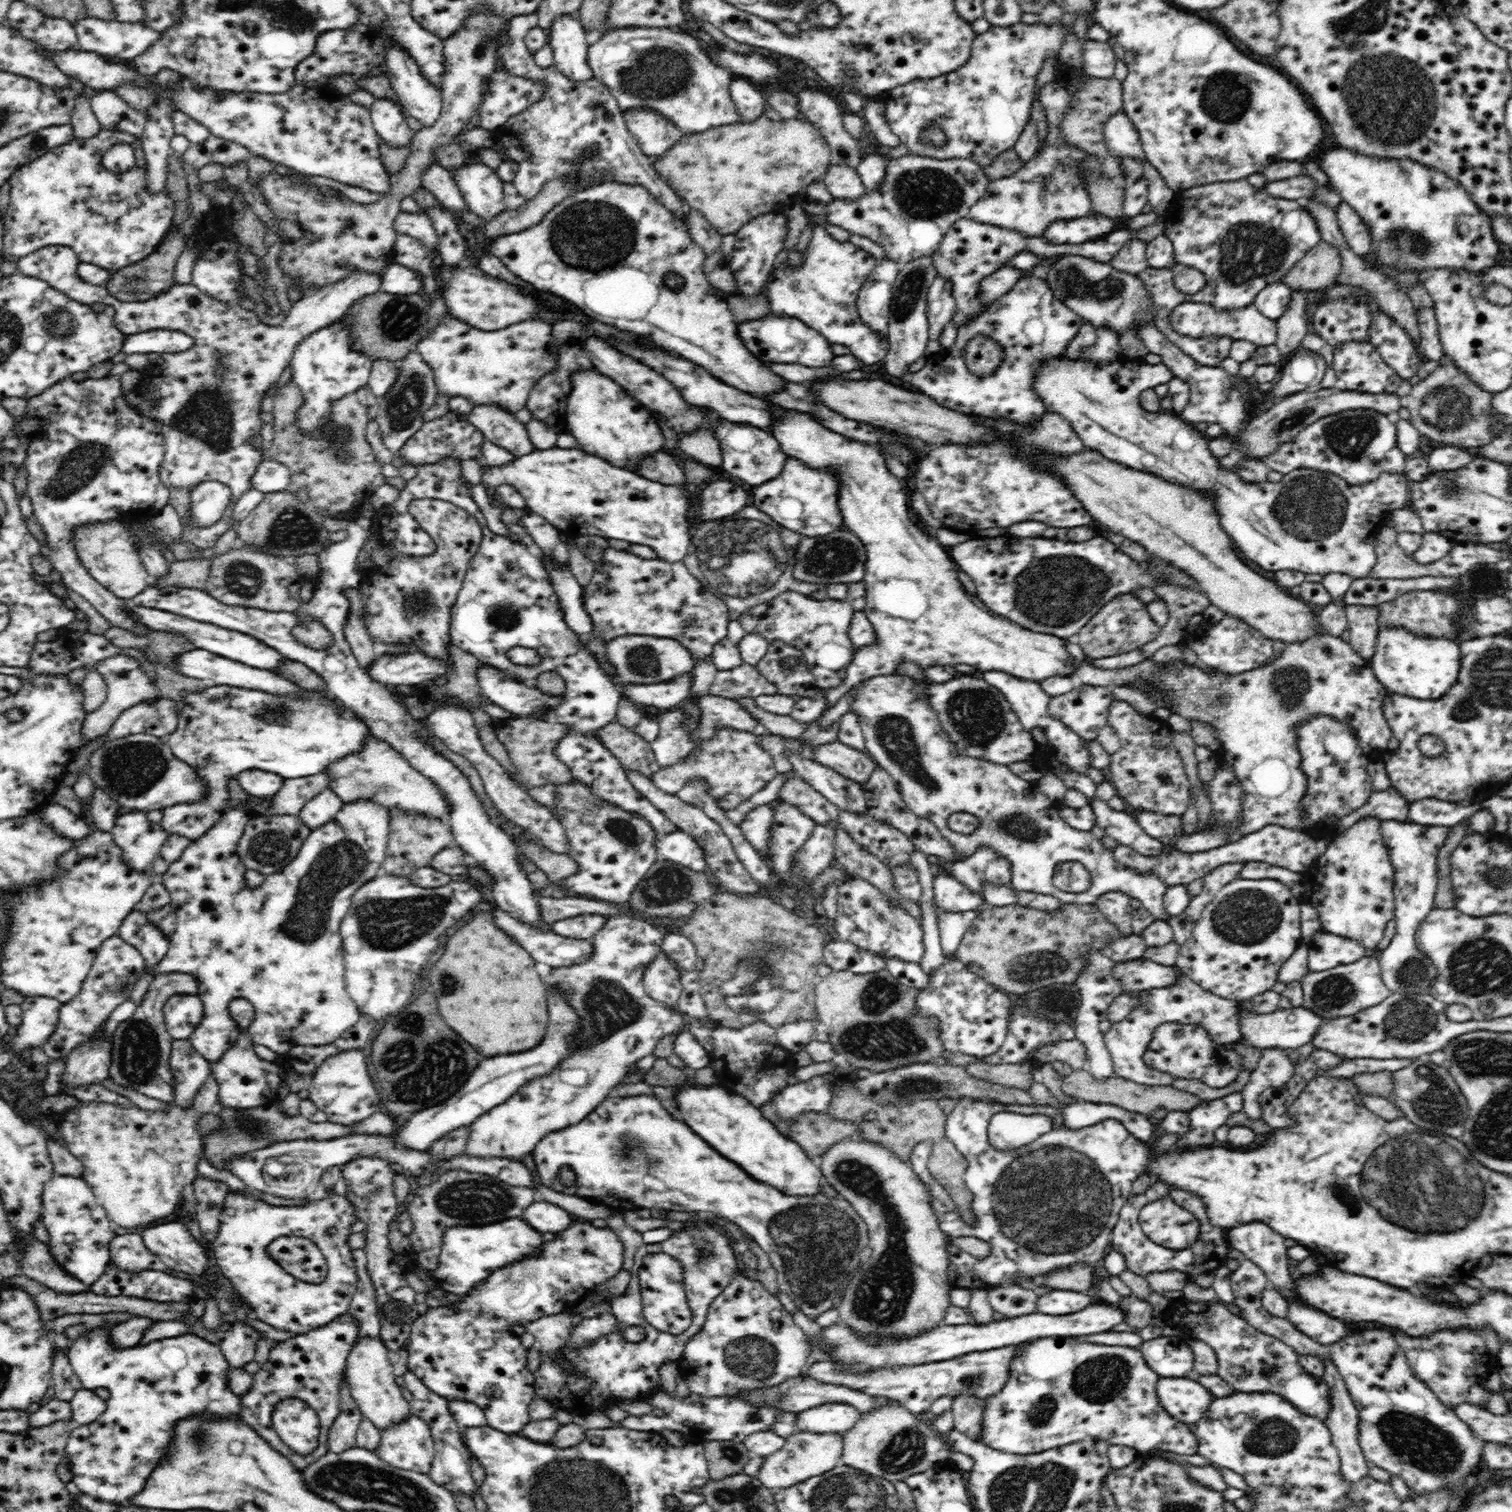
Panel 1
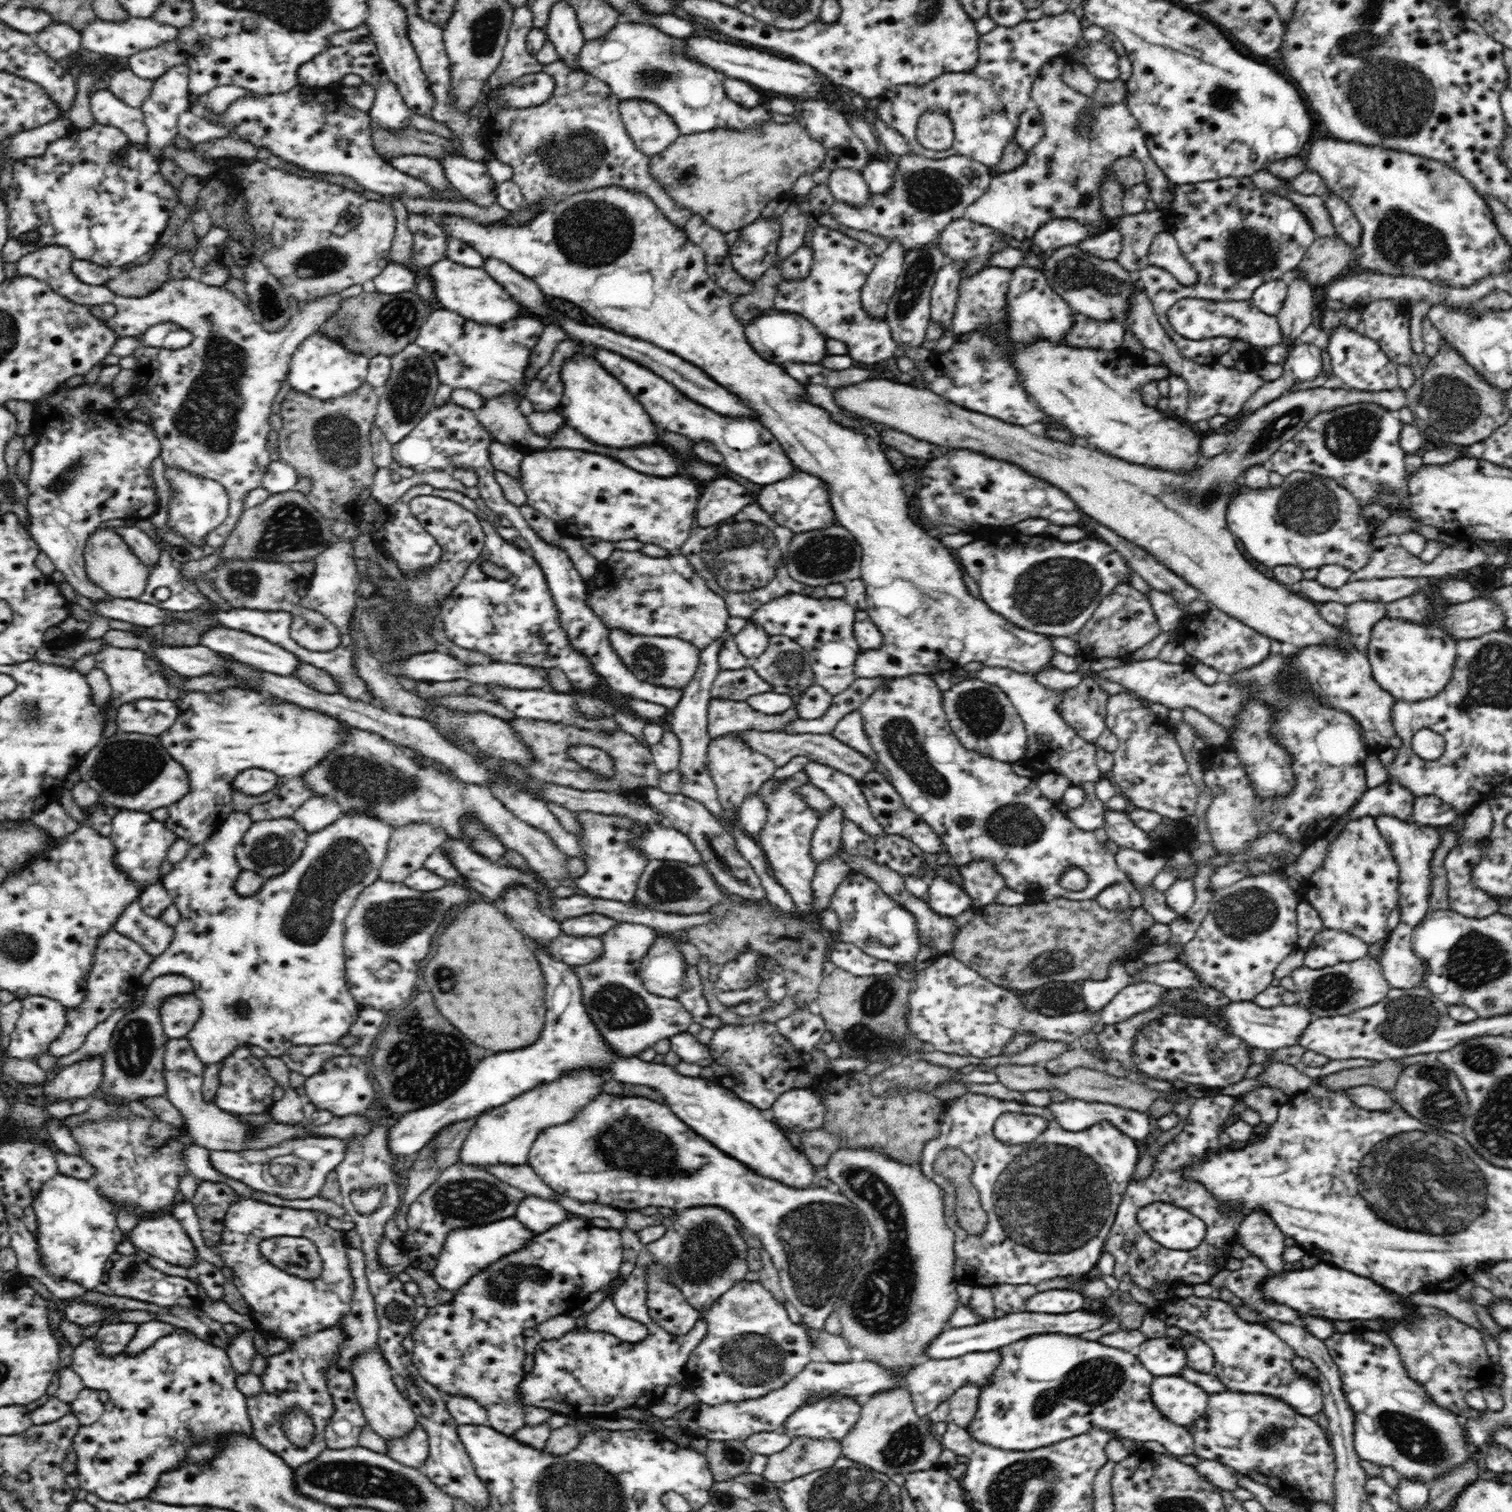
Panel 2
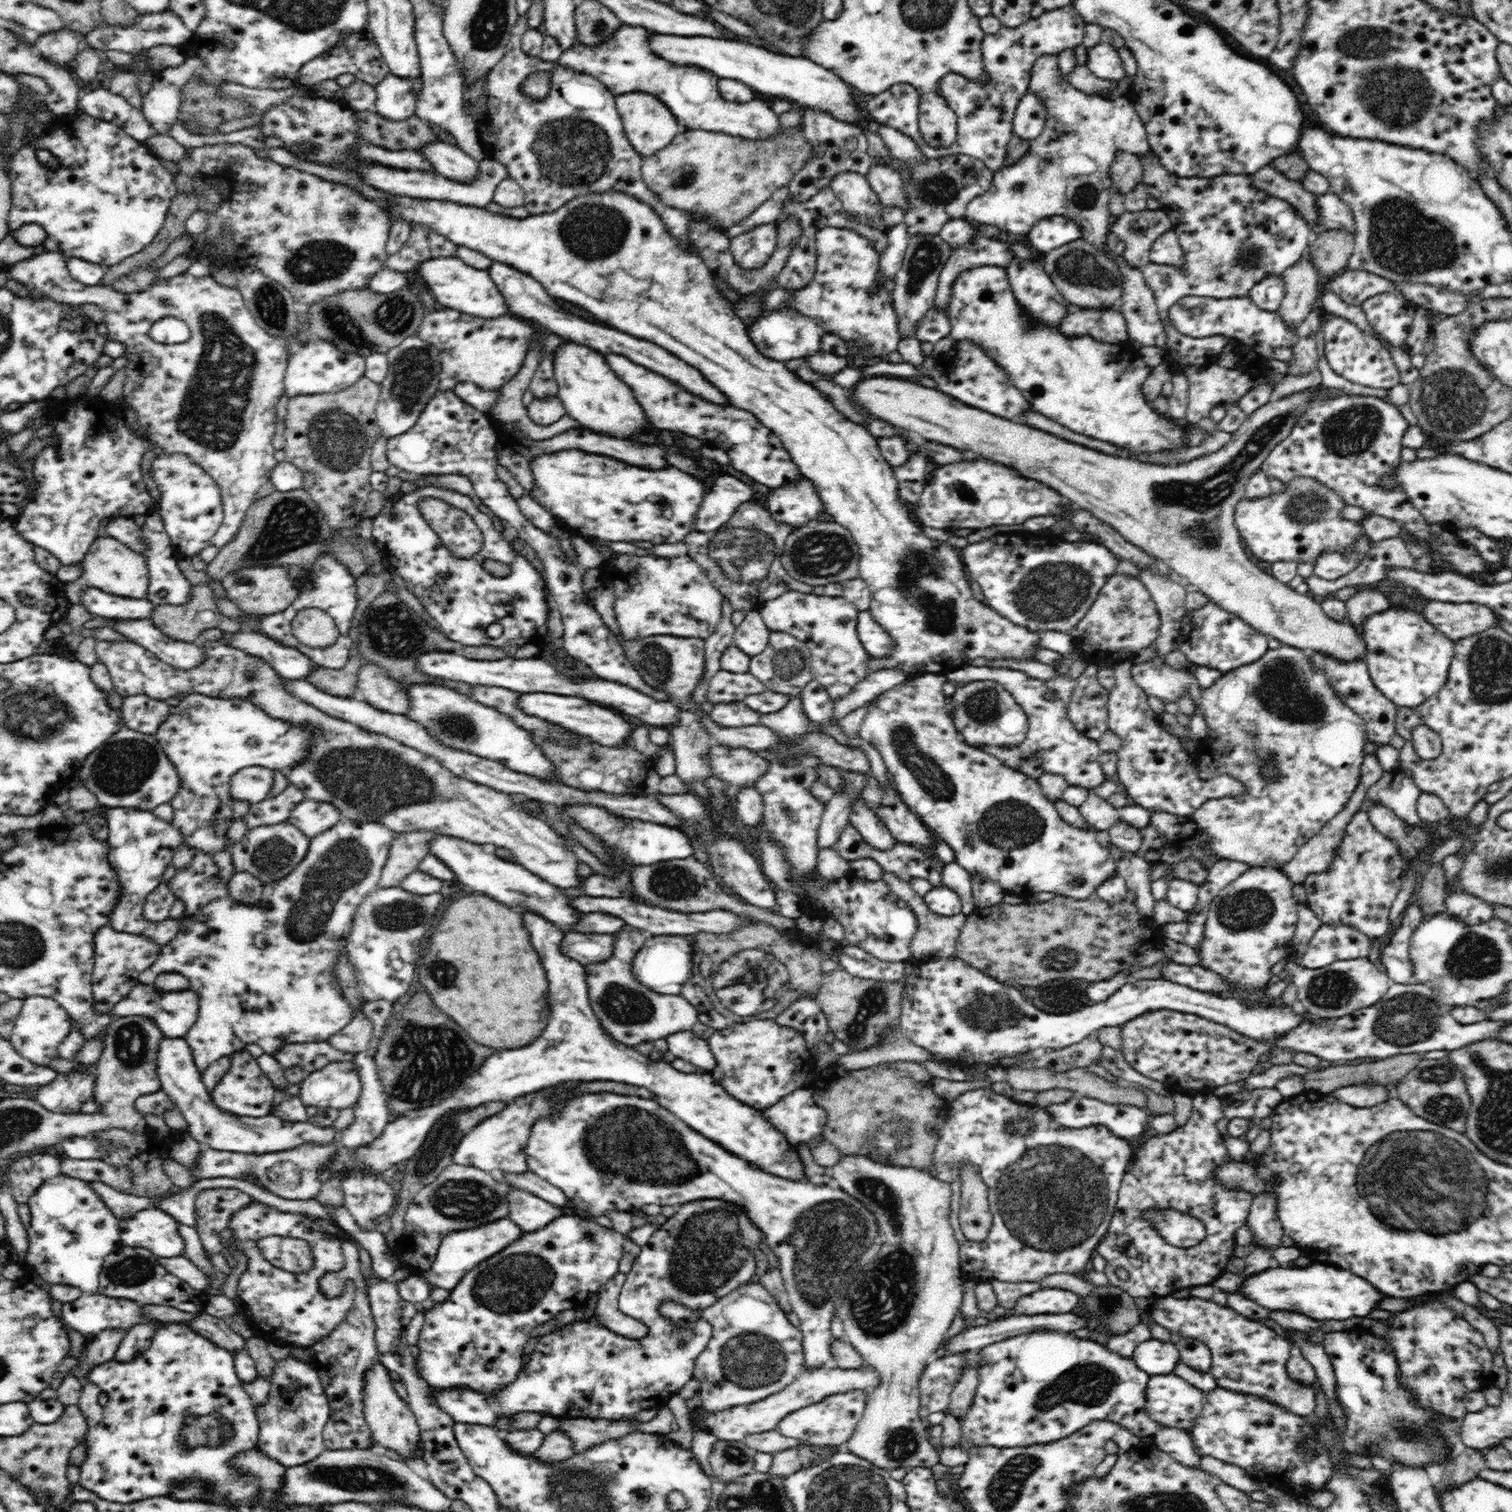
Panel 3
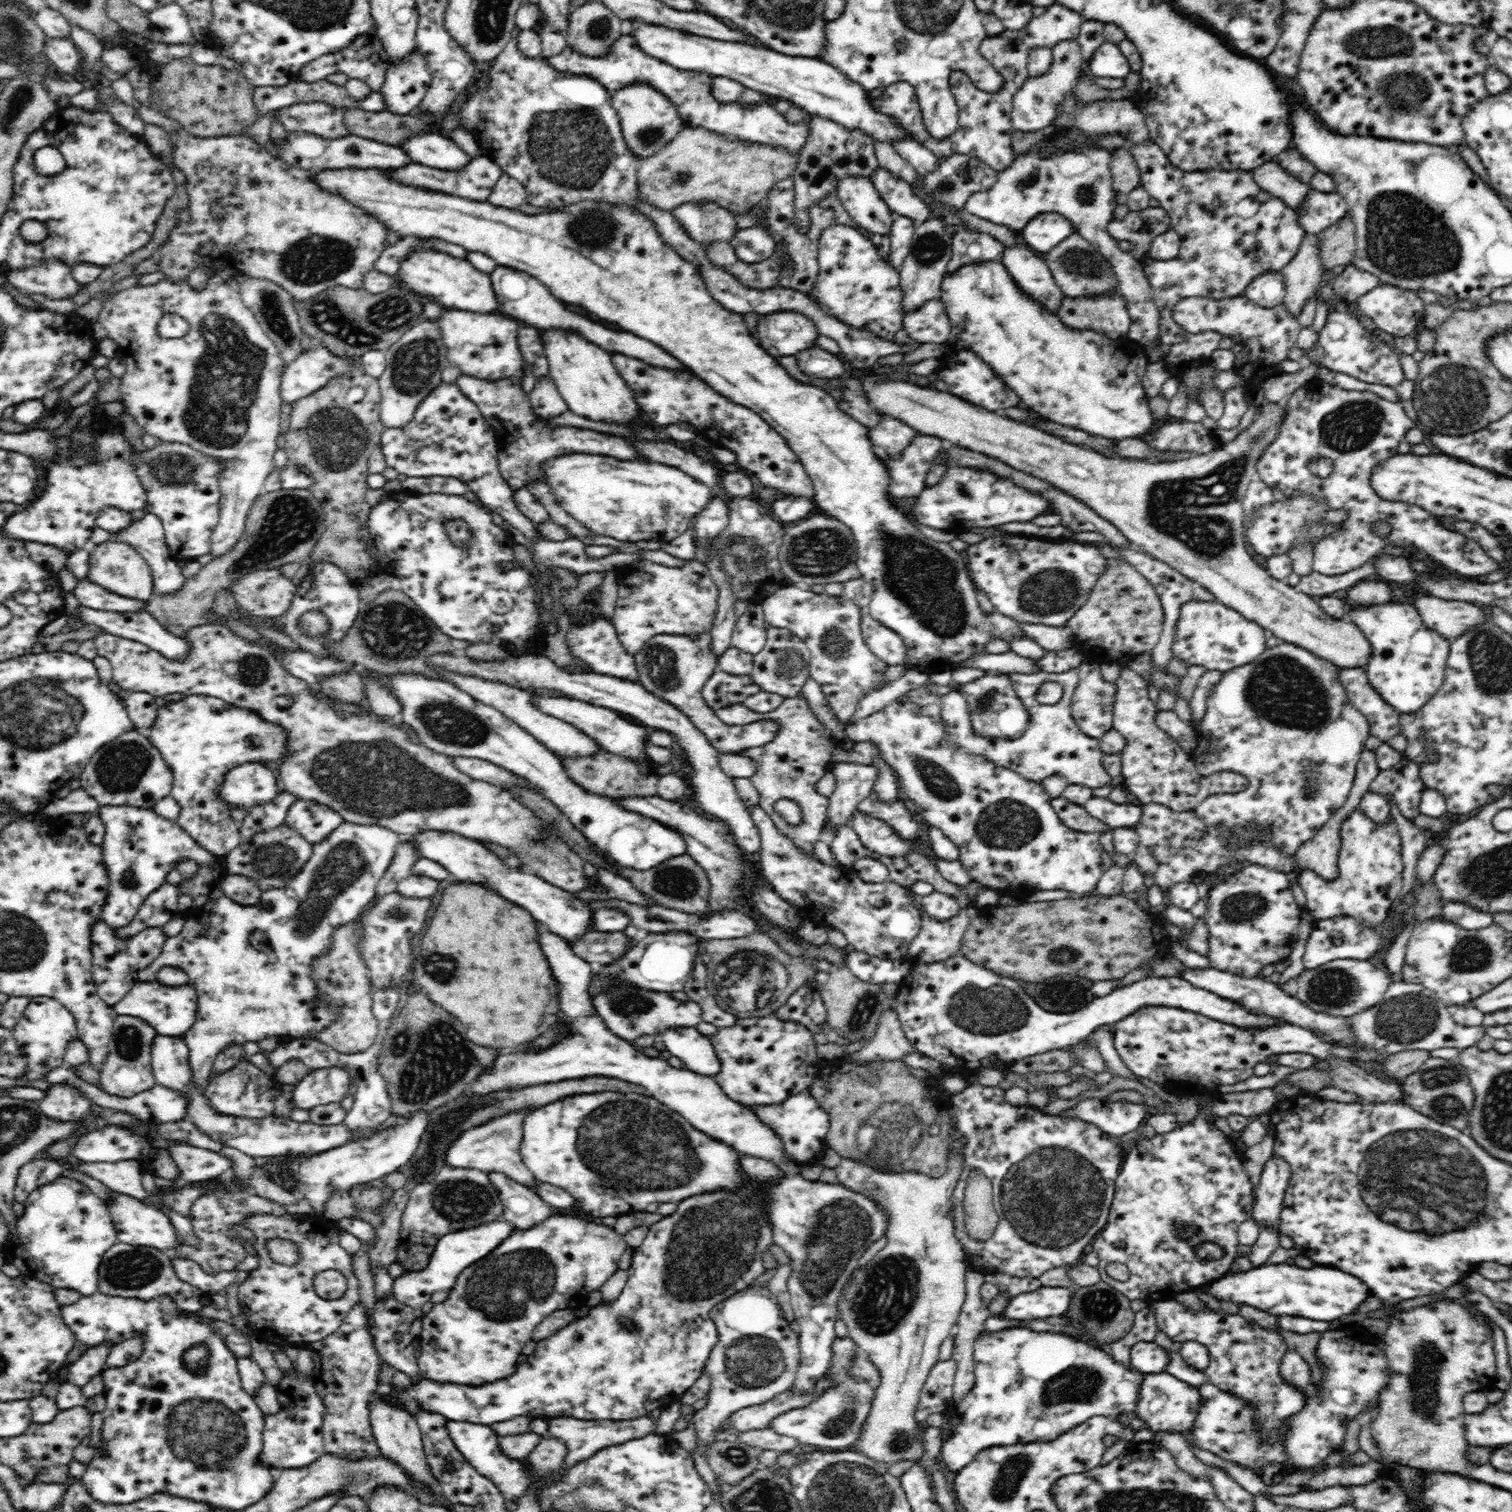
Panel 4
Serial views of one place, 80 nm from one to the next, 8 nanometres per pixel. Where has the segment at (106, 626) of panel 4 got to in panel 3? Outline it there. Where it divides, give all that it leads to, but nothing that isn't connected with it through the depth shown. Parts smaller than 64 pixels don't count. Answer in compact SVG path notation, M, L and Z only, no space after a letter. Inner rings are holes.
M114 619L114 622L114 630L176 669L192 670L205 661L206 653L200 644L174 640L158 630L150 619Z

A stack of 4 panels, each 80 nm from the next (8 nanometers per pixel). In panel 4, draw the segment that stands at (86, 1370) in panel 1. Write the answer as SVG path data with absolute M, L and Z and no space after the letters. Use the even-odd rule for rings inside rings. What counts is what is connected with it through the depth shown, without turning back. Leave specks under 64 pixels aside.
M100 1292L81 1295L78 1302L61 1305L64 1322L78 1342L86 1346L96 1346L100 1342L115 1345L130 1338L134 1332L143 1332L145 1336L144 1350L136 1362L118 1368L104 1366L100 1370L105 1383L102 1395L107 1399L106 1409L102 1411L101 1442L95 1448L95 1456L85 1464L80 1482L92 1498L106 1504L128 1504L151 1494L171 1494L206 1502L220 1509L241 1511L262 1500L275 1483L272 1470L256 1465L263 1448L264 1415L255 1404L254 1397L243 1390L238 1361L224 1345L224 1339L208 1329L206 1319L188 1312L178 1315L176 1308L176 1303L164 1295L143 1301ZM194 1347L208 1349L208 1364L202 1370L192 1370L185 1363L184 1353ZM202 1452L220 1452L220 1456L228 1456L230 1460L204 1456L204 1464L198 1466L196 1462L200 1462Z

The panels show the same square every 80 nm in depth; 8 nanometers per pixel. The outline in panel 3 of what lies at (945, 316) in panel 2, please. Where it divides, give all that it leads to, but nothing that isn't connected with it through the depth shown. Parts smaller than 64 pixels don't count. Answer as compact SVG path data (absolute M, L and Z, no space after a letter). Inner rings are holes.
M978 237L973 243L968 243L961 249L954 249L940 270L934 308L942 311L944 316L948 316L947 308L953 296L952 285L962 271L979 266L1006 268L1012 259L1016 257L1010 245L995 238Z

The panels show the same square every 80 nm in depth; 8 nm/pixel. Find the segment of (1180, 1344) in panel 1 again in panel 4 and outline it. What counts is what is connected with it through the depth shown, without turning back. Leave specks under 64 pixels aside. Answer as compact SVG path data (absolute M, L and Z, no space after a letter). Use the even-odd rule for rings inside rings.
M1155 1340L1136 1343L1130 1349L1130 1356L1130 1365L1144 1375L1164 1372L1170 1360L1169 1351Z

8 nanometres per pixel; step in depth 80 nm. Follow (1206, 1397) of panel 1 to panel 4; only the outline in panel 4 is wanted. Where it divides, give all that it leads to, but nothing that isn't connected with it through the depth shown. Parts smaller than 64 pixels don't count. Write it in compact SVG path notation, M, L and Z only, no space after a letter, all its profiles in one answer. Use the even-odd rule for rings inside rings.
M1168 1372L1146 1374L1140 1400L1138 1400L1138 1417L1148 1423L1155 1432L1183 1432L1191 1430L1200 1411L1201 1397L1198 1387L1191 1386Z

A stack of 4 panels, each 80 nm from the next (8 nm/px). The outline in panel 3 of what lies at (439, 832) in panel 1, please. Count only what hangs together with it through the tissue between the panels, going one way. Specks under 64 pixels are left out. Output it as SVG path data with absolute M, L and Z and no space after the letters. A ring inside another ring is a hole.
M431 830L396 833L390 842L379 886L399 886L409 874L416 871L420 861L430 853L429 846L436 835L440 834Z

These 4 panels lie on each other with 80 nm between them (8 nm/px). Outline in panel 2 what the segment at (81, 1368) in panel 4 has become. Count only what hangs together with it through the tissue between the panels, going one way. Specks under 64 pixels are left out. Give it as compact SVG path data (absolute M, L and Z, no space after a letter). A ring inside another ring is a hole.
M123 1322L101 1326L94 1336L101 1352L109 1357L122 1357L127 1344L130 1344L131 1338L136 1334L138 1325L138 1323Z

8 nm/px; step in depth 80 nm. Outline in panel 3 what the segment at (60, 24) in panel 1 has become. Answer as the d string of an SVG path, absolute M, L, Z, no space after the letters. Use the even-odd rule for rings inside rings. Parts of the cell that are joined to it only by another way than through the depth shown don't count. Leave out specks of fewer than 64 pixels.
M65 26L56 32L40 35L34 46L50 61L72 69L76 54L80 50L78 44L81 39L81 33Z

